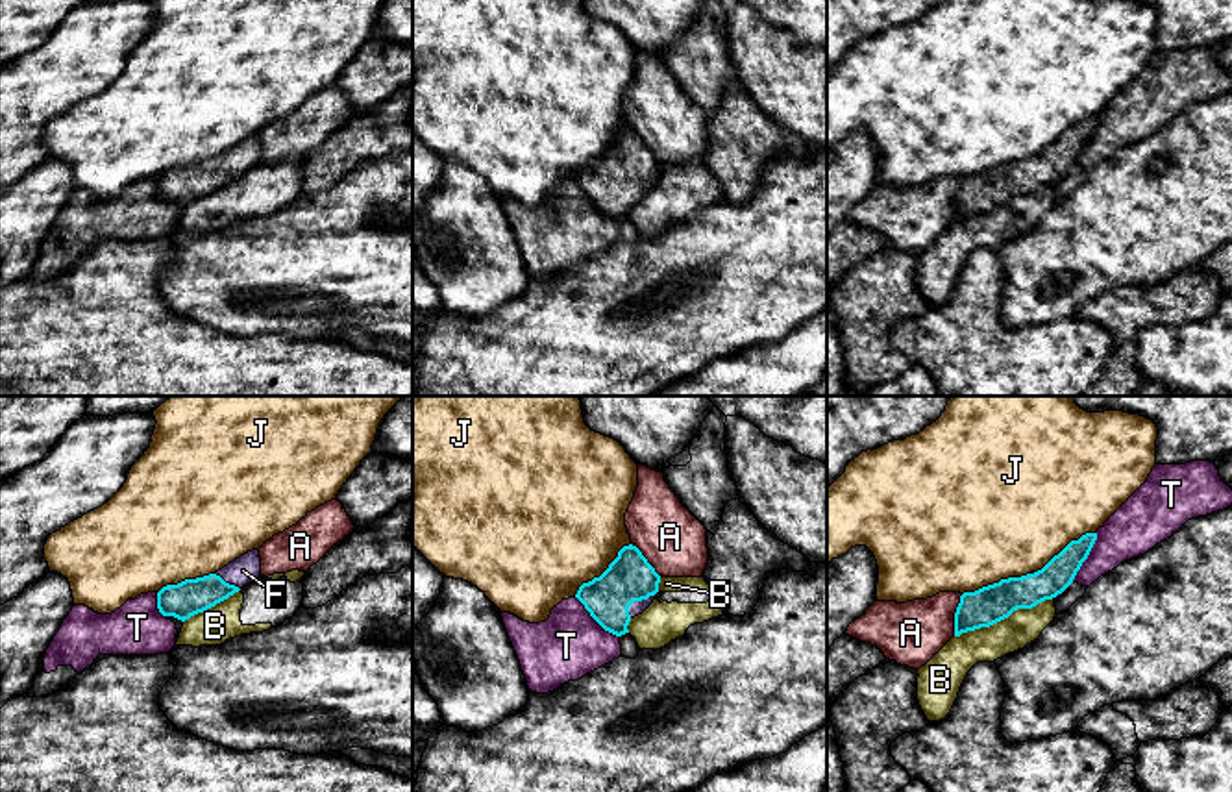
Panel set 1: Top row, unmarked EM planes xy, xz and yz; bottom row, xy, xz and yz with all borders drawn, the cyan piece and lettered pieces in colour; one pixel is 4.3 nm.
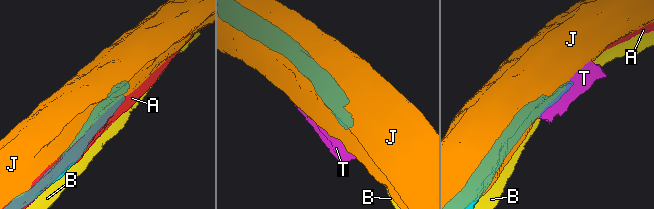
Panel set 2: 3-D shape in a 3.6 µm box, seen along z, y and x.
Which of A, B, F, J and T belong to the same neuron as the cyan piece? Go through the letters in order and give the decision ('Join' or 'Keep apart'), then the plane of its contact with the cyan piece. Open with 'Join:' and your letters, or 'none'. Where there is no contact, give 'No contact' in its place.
Join: F
A: Keep apart. Touches cyan in yz
B: Keep apart. Touches cyan in yz
F: Join. Touches cyan in xz
J: Keep apart. Touches cyan in yz
T: Keep apart. Touches cyan in yz

